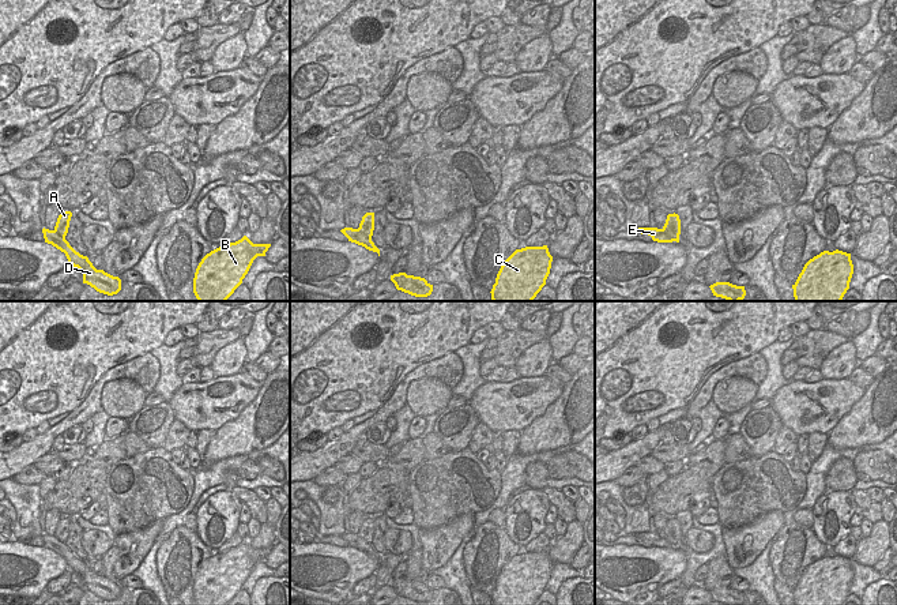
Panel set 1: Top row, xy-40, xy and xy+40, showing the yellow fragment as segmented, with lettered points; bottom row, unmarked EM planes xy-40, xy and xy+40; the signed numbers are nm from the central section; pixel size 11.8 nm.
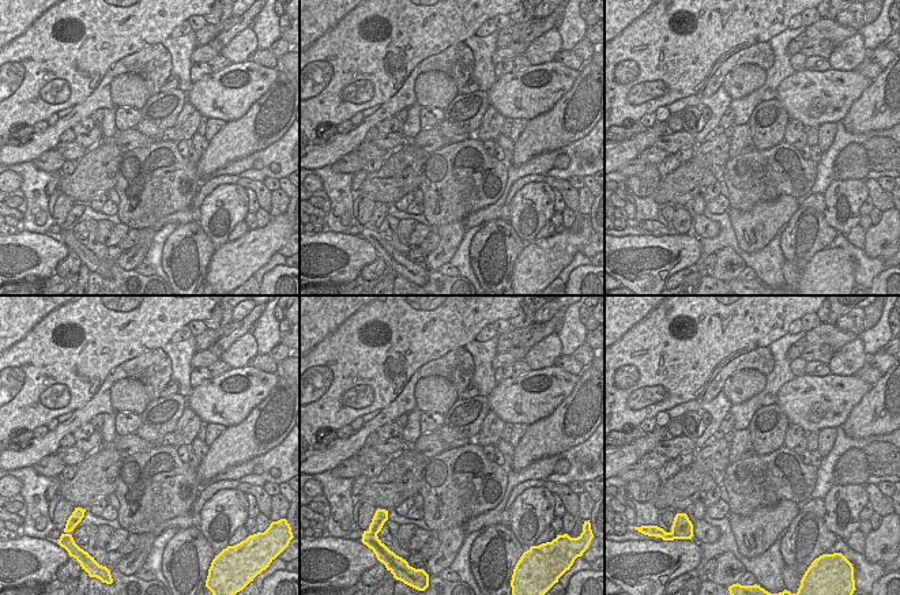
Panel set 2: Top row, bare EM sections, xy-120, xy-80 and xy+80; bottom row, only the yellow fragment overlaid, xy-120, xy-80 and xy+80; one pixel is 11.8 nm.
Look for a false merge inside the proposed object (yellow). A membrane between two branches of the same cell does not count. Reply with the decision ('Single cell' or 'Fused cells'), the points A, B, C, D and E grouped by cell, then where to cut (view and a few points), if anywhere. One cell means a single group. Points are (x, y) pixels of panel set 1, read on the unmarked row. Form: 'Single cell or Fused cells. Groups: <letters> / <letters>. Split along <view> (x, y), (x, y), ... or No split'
Fused cells. Groups: A / B C D E. Split along xy (357, 534), (370, 544)

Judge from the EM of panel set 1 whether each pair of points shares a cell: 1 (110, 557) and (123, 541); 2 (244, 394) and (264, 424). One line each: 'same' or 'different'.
1: different
2: different

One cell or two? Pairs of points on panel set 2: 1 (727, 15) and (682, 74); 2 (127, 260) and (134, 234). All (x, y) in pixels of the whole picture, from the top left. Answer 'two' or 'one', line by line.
1: one
2: two

